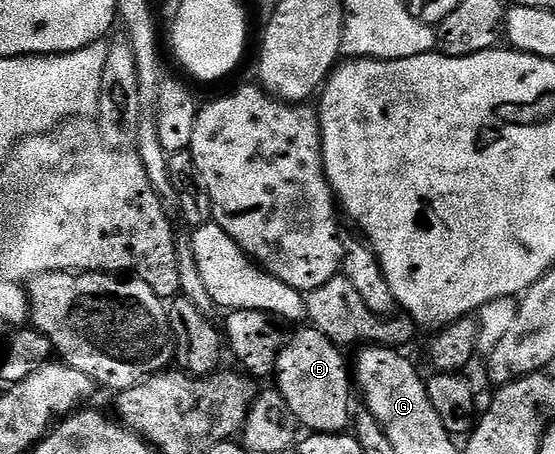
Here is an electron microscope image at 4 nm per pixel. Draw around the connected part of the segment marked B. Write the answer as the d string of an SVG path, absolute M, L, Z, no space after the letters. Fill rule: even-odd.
M311 328L300 330L285 341L276 361L274 386L286 404L290 404L290 412L294 412L305 431L339 434L349 429L354 386L350 381L349 363L348 366L344 363L344 354L345 351L322 336L322 332Z

